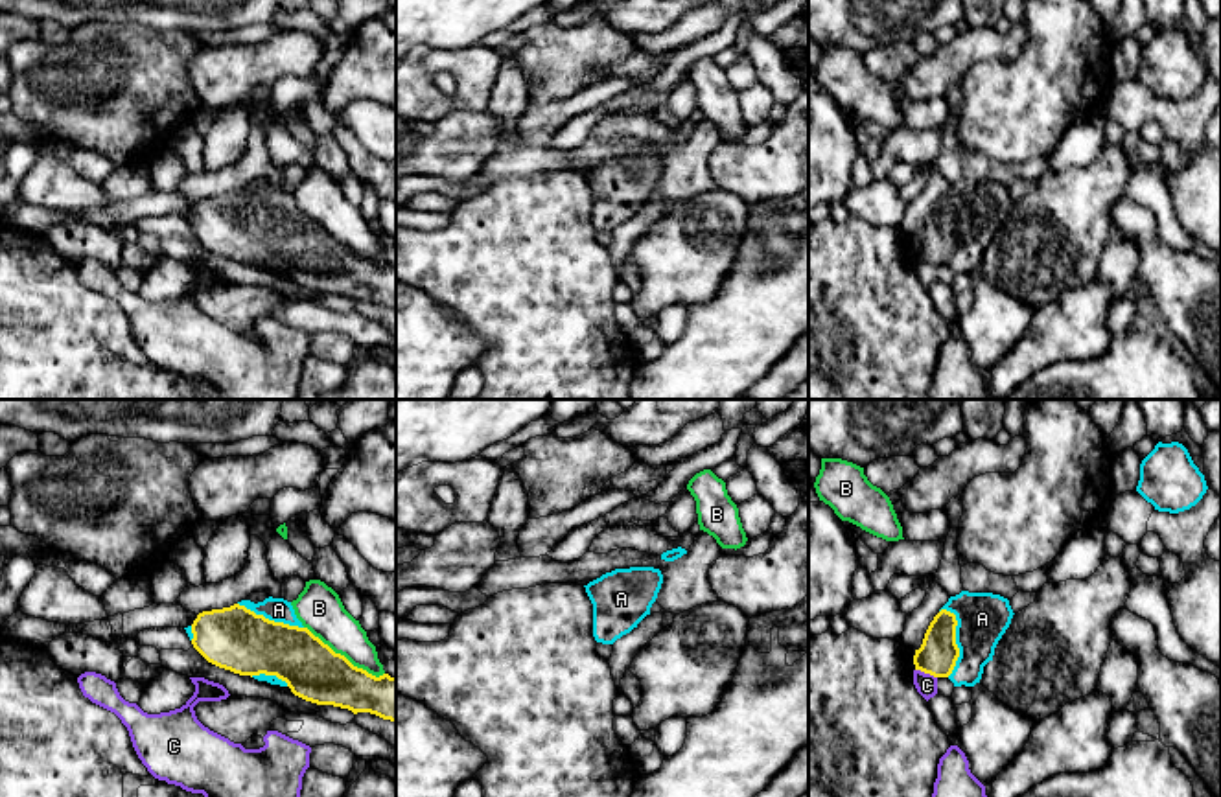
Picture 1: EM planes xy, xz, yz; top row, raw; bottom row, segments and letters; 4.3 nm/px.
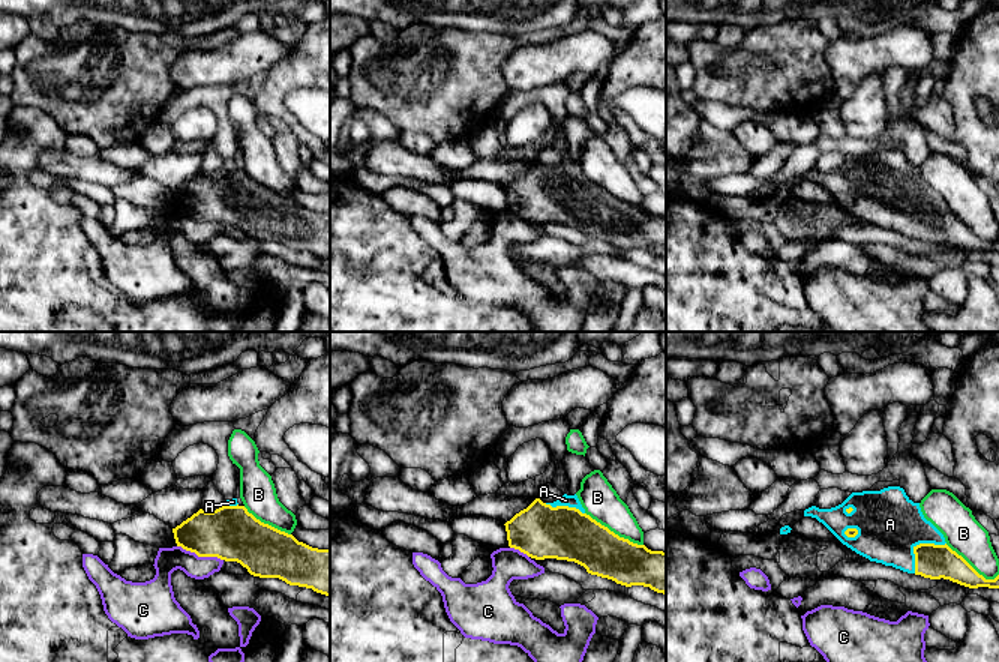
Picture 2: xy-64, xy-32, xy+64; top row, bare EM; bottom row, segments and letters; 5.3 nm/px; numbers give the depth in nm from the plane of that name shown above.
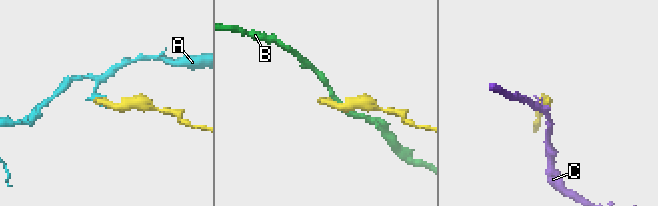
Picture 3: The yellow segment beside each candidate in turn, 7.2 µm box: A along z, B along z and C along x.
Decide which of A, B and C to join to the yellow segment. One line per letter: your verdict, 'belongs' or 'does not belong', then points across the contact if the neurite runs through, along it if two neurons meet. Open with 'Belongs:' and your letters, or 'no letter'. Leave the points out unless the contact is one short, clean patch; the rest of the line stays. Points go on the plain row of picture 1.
Belongs: A
A: belongs
B: does not belong
C: does not belong

